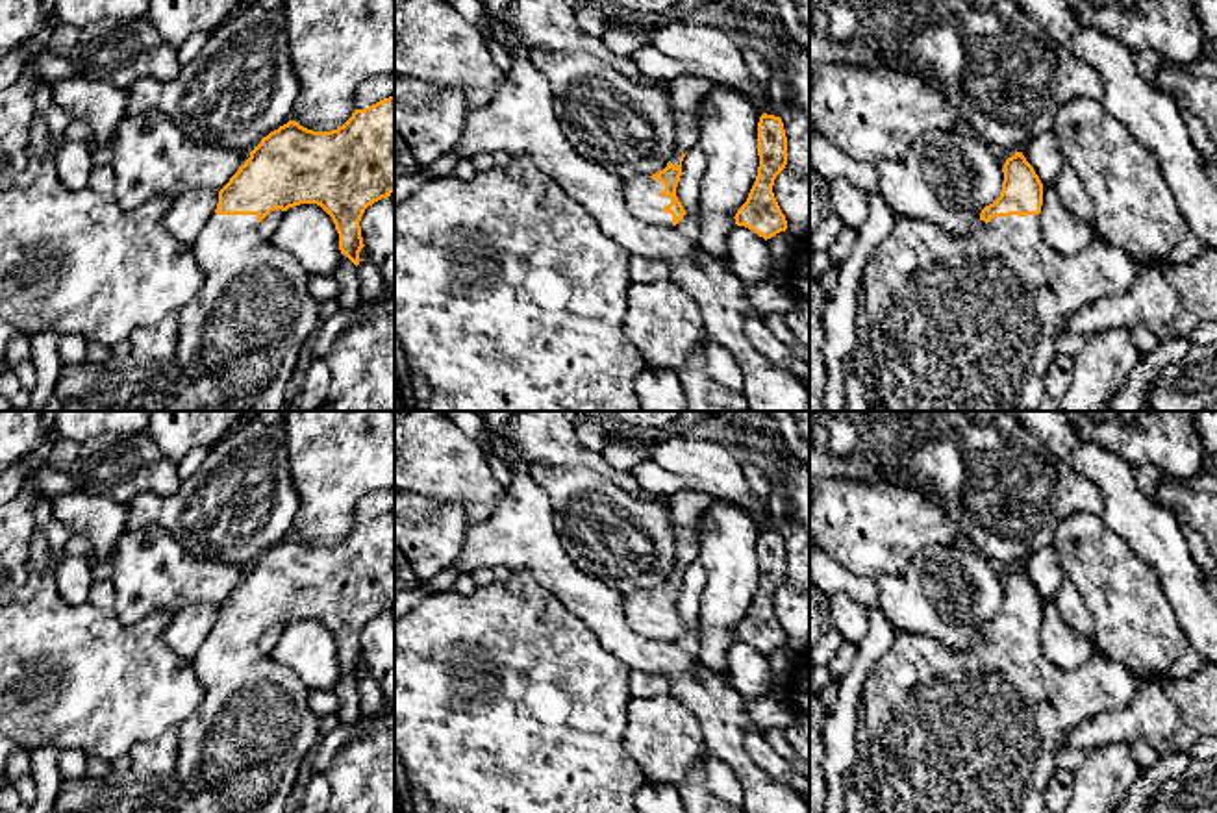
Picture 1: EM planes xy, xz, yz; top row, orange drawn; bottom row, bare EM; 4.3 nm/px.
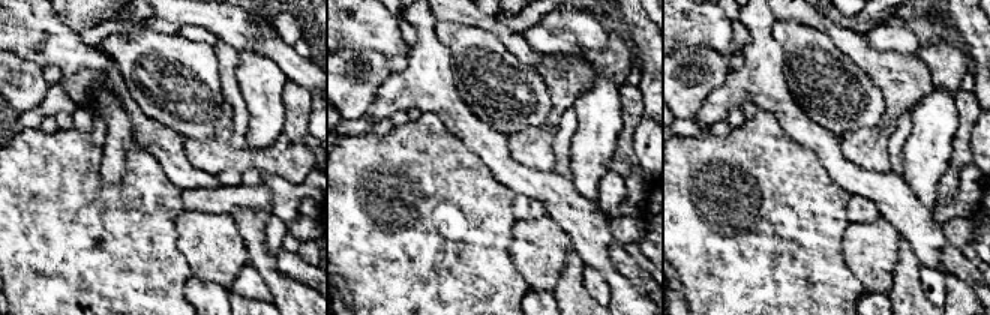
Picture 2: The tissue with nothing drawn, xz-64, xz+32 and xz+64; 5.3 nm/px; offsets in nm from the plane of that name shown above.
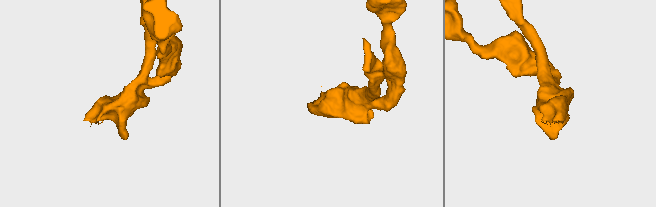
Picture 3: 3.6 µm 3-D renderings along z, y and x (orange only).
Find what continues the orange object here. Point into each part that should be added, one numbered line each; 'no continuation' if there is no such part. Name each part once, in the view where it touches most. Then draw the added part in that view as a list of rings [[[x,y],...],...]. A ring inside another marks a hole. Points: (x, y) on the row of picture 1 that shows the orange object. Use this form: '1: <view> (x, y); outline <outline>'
1: xz (641, 195); outline [[[650,176],[624,181],[626,206],[645,222],[672,226],[672,215],[663,211],[671,204],[671,196],[659,194],[663,189],[665,185]]]

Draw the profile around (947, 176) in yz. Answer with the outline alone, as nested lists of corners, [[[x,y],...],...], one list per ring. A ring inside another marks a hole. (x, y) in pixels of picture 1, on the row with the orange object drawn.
[[[967,130],[922,133],[900,159],[876,163],[880,198],[895,217],[932,220],[956,237],[967,235],[985,206],[1002,193],[998,152]]]

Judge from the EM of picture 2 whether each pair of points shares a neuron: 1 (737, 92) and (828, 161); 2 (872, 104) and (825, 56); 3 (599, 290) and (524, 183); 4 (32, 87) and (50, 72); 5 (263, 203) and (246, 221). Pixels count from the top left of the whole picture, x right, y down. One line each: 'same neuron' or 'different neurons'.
1: same neuron
2: same neuron
3: different neurons
4: different neurons
5: different neurons

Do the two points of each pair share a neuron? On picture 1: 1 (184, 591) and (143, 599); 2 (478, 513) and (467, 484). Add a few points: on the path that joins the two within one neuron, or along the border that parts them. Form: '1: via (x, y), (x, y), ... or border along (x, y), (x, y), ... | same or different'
1: via (175, 591), (152, 591) | same
2: border along (467, 504), (489, 504), (493, 508) | different

